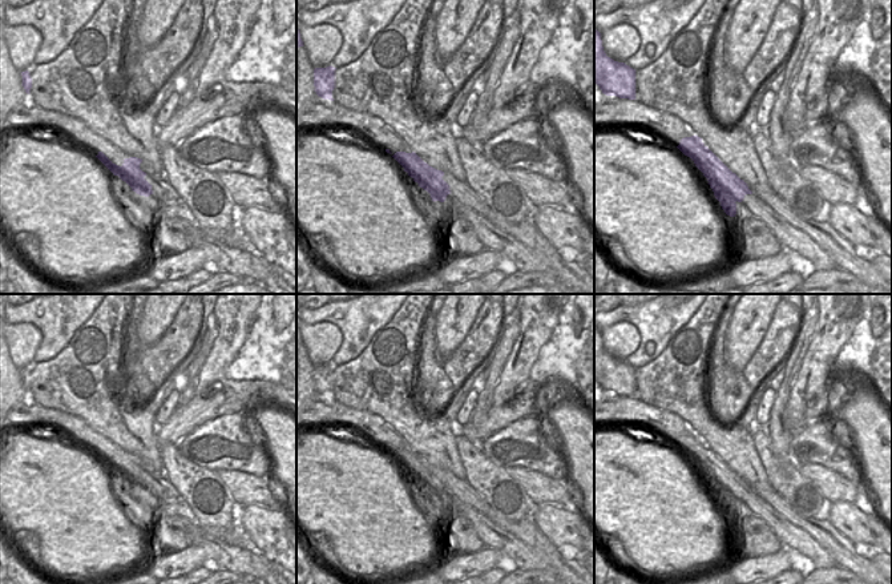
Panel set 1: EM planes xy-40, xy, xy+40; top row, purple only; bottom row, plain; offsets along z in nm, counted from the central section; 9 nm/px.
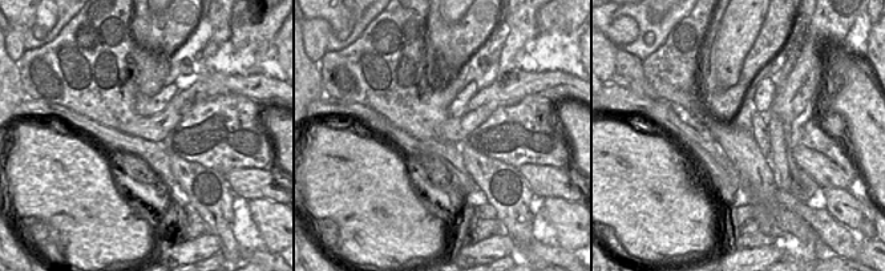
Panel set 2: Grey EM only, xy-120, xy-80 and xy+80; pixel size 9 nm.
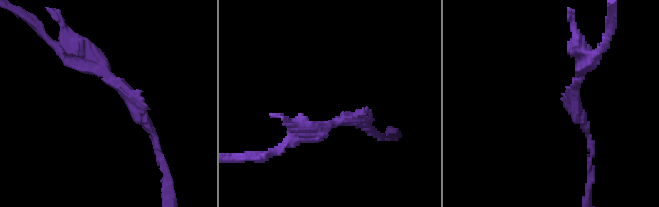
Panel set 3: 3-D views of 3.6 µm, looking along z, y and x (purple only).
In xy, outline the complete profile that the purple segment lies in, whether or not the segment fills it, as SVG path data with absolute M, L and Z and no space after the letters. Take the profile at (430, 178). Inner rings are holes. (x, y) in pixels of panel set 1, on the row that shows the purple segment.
M396 152L392 157L420 188L431 194L433 202L444 202L447 196L451 194L449 185L443 180L444 172L429 166L415 152Z

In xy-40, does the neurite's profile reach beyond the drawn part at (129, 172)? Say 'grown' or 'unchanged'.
unchanged

